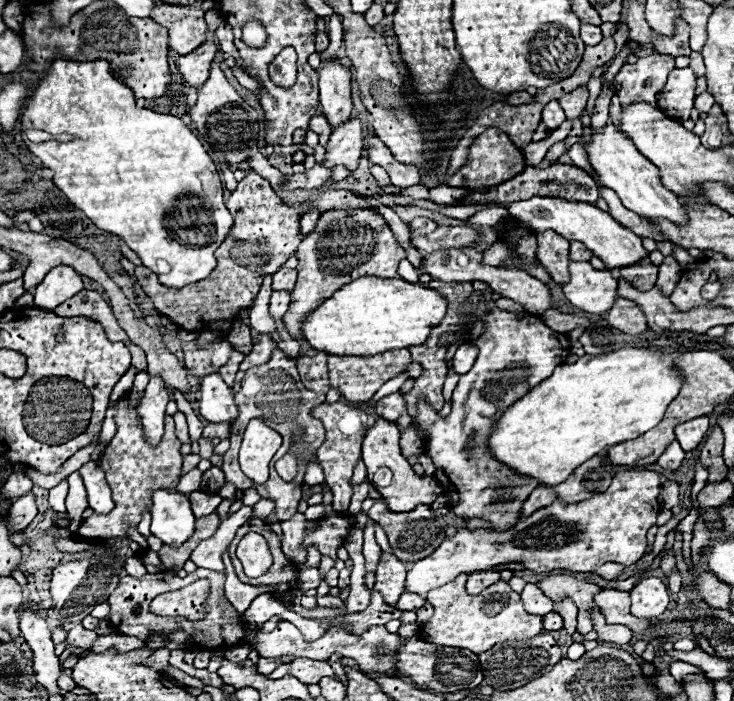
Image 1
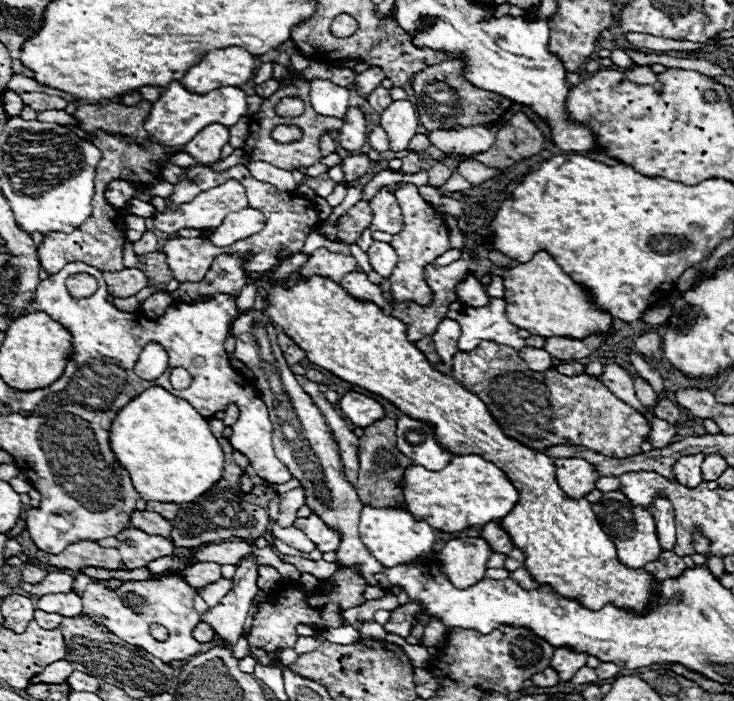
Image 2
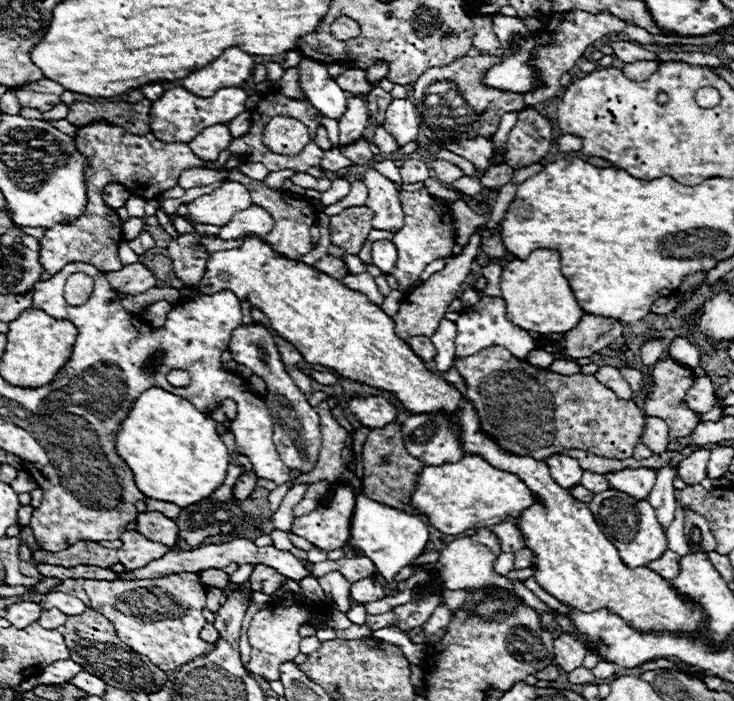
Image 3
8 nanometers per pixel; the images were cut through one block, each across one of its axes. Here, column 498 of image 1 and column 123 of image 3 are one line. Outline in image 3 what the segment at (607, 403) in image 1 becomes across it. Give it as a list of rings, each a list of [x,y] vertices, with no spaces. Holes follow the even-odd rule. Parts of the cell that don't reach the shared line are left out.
[[[156,386],[144,390],[122,420],[116,452],[132,470],[134,482],[146,498],[172,502],[180,508],[208,498],[224,482],[230,456],[210,416]]]

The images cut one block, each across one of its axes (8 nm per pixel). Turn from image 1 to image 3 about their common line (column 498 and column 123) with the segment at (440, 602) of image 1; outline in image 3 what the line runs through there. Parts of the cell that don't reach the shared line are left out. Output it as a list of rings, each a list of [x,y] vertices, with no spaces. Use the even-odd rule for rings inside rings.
[[[184,572],[154,580],[86,580],[84,590],[90,598],[90,608],[114,624],[120,640],[134,652],[148,656],[162,670],[172,672],[208,652],[208,644],[198,636],[206,624],[202,616],[206,586],[200,586],[196,574]]]

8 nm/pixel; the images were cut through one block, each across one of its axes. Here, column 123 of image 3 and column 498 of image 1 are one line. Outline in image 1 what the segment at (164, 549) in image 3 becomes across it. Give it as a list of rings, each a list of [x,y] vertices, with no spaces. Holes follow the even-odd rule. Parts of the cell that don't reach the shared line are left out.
[[[622,470],[612,478],[612,484],[608,486],[606,492],[602,494],[594,494],[594,498],[582,500],[582,502],[574,502],[574,504],[566,504],[556,500],[554,504],[536,510],[534,514],[530,514],[528,518],[520,520],[514,530],[508,532],[490,532],[484,528],[478,528],[474,532],[462,528],[458,530],[458,534],[454,538],[446,538],[438,550],[434,550],[434,554],[420,558],[418,562],[414,562],[414,566],[408,570],[408,578],[406,578],[406,590],[416,592],[416,594],[428,594],[428,590],[432,590],[434,586],[442,586],[442,582],[450,582],[450,578],[456,578],[458,574],[466,572],[480,572],[480,570],[490,570],[492,566],[498,564],[508,564],[508,562],[520,562],[524,564],[528,570],[544,574],[556,568],[568,570],[568,572],[592,572],[594,568],[606,564],[606,562],[618,562],[624,566],[632,566],[636,564],[646,550],[646,532],[650,526],[656,524],[658,512],[660,512],[660,474],[652,472],[652,470]]]

